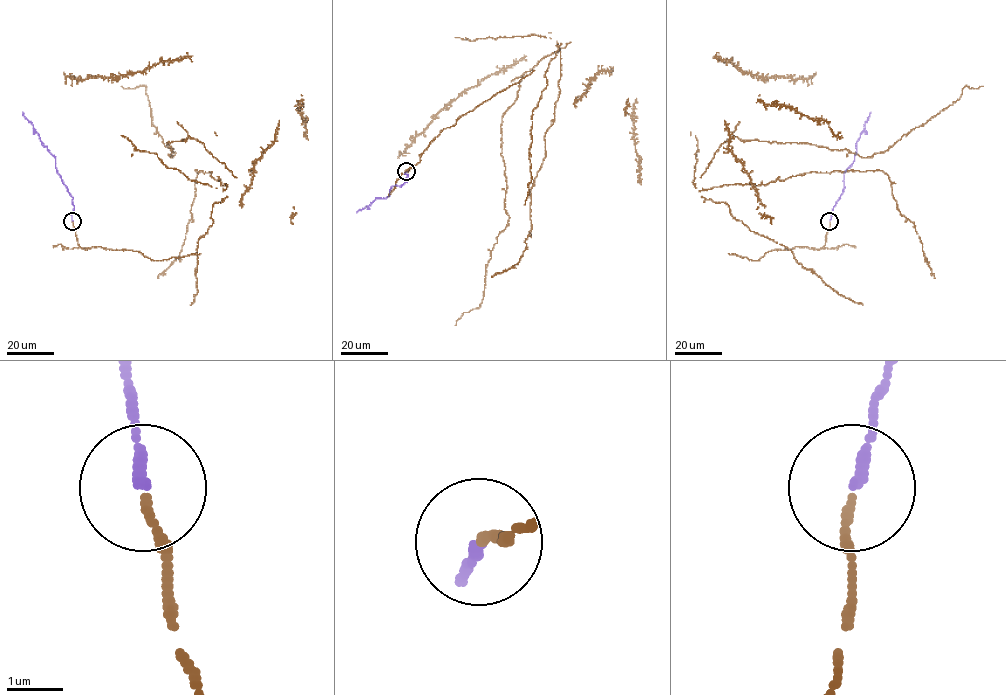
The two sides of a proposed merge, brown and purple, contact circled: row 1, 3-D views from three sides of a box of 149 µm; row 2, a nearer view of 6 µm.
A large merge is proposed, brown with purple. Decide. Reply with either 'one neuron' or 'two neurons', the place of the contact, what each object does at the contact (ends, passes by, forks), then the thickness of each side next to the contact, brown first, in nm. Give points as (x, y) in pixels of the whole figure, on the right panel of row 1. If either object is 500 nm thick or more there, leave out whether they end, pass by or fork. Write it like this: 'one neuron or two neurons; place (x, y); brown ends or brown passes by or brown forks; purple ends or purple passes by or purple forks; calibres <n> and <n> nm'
one neuron; place (829, 221); brown ends; purple ends; calibres 130 and 200 nm

